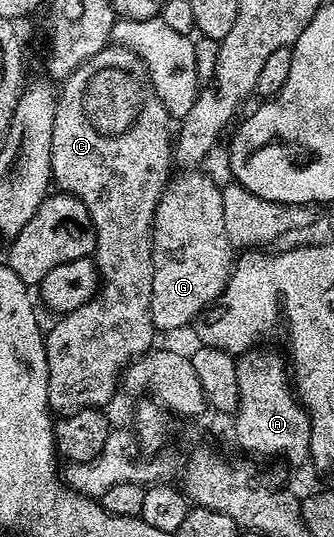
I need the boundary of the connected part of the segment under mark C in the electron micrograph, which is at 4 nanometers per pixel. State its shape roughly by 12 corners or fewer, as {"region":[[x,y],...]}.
{"region":[[110,44],[64,79],[53,182],[97,297],[45,334],[54,415],[108,407],[154,345],[171,119]]}

